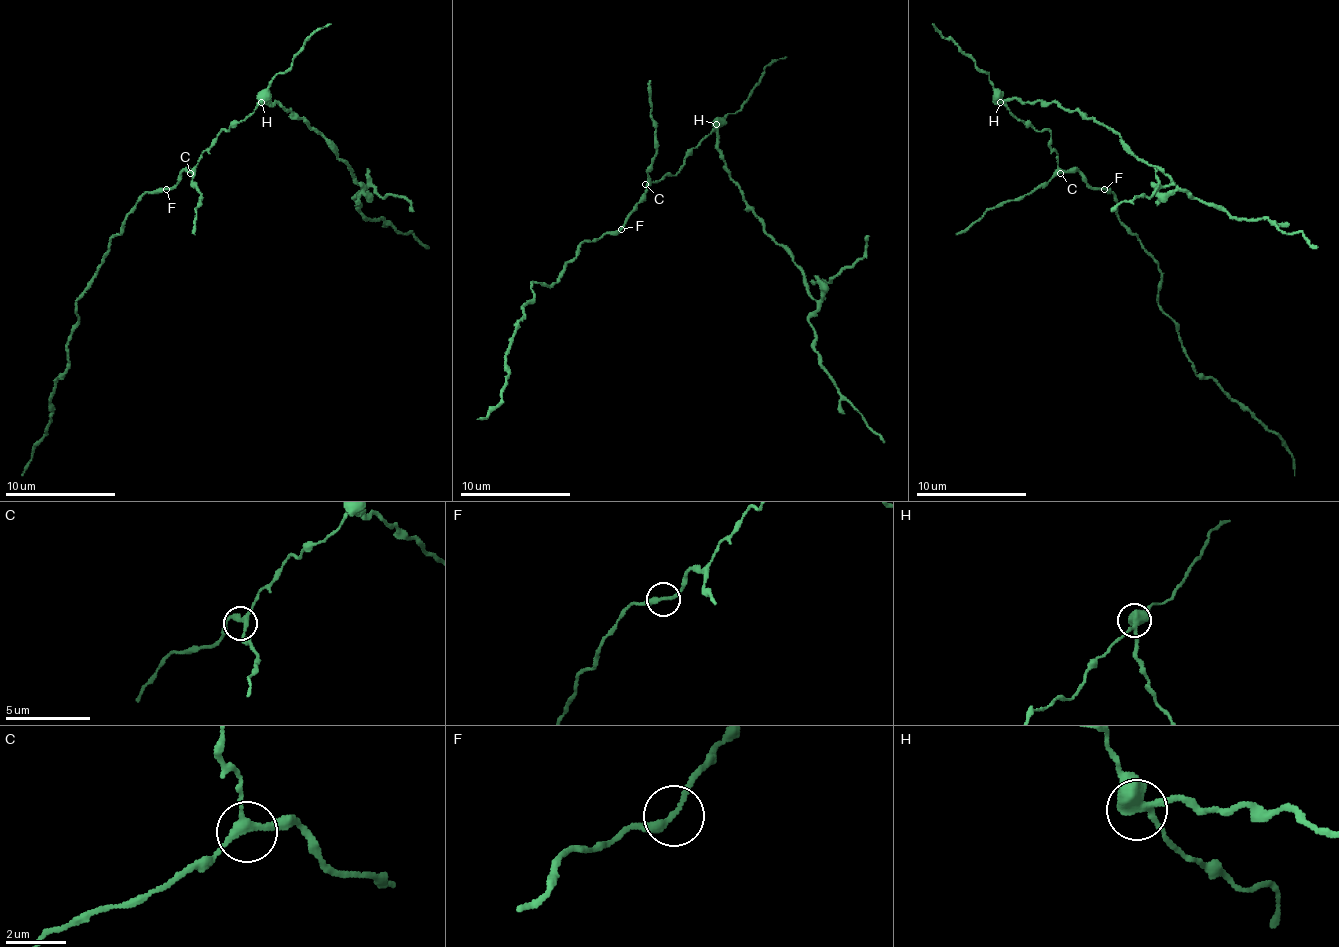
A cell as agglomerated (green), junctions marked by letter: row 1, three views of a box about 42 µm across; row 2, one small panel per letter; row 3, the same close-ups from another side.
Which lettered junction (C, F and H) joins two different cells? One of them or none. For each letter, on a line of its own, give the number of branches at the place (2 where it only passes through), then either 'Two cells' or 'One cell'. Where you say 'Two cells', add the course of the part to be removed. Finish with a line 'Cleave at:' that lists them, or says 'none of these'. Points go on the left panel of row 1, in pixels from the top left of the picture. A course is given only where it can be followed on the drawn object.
C: Branches: 3. One cell
F: Branches: 2. One cell
H: Branches: 3. Two cells. Course of the part to remove: (261, 102), (275, 102), (289, 110), (336, 151), (361, 187), (352, 198), (363, 217), (385, 220), (429, 247)
Cleave at: H

